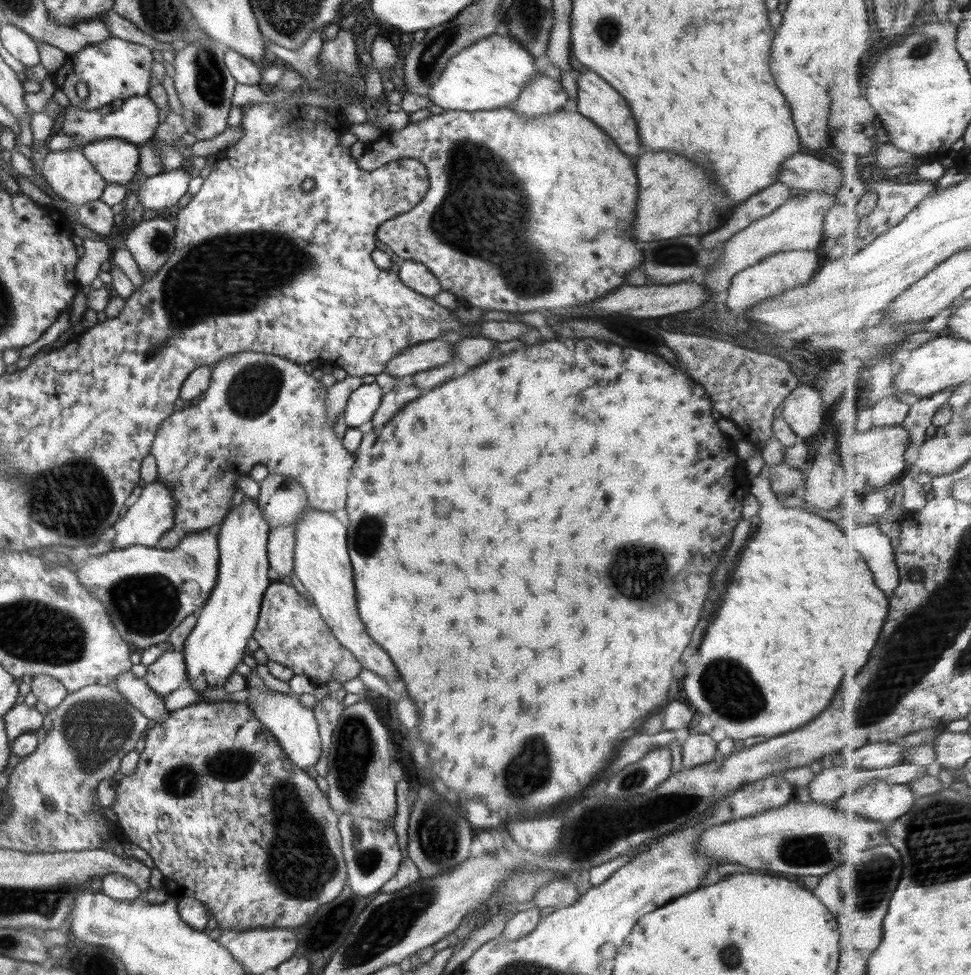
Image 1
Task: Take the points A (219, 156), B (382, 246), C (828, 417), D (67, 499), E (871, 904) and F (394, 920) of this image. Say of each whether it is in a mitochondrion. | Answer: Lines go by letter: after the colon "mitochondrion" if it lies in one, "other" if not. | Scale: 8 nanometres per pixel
A: other
B: other
C: other
D: mitochondrion
E: mitochondrion
F: mitochondrion

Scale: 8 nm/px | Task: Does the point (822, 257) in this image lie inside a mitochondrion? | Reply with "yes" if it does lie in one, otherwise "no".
no

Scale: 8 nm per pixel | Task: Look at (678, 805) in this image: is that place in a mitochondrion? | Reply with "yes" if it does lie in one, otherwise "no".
no

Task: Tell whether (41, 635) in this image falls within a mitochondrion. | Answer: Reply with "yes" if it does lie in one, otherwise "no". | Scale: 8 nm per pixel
yes

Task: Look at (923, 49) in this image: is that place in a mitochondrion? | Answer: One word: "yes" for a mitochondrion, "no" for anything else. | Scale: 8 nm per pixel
yes

